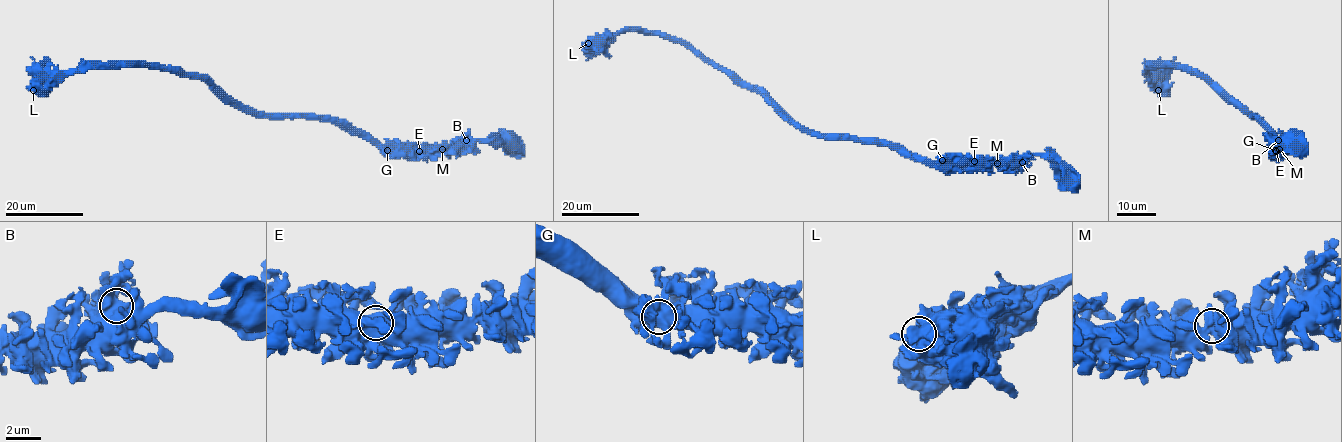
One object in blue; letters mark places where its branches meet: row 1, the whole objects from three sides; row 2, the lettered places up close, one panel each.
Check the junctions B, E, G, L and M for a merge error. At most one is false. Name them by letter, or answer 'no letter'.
no letter

